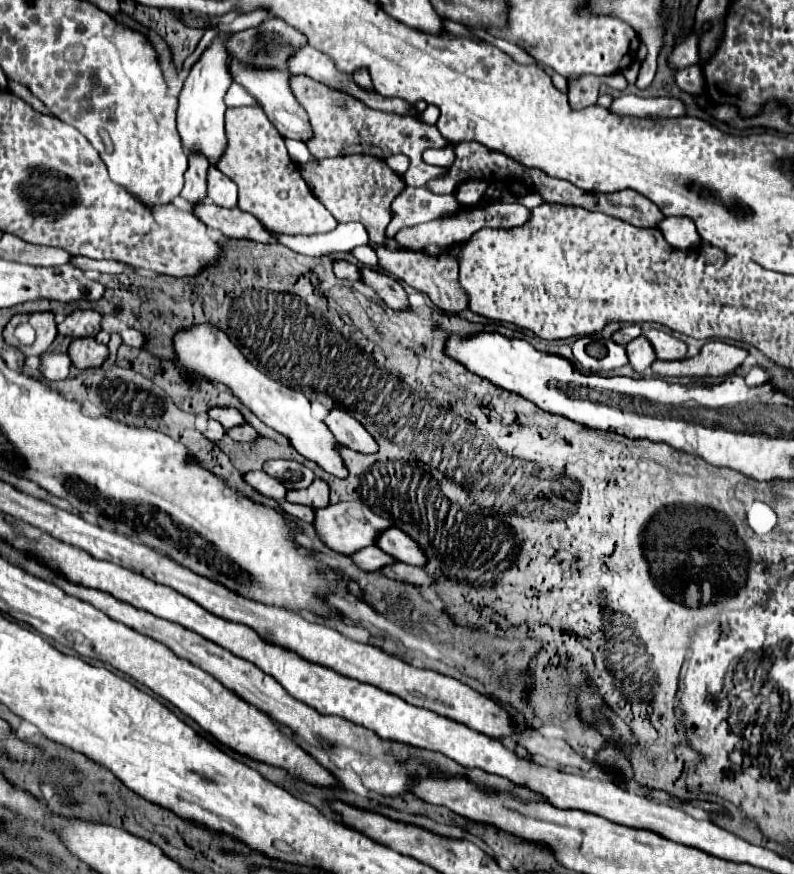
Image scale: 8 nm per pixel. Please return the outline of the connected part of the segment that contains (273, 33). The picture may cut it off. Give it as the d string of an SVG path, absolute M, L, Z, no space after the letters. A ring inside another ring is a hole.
M268 17L266 21L262 21L258 27L254 29L246 29L236 33L236 43L234 43L234 59L258 67L258 69L276 69L276 67L286 67L288 59L302 49L304 45L308 45L306 35L300 33L296 27L288 25L286 21L282 23L278 17Z

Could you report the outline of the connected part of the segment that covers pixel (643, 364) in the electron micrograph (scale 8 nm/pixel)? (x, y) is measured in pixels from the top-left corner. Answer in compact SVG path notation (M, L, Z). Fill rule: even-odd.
M636 337L626 345L626 355L628 355L628 363L632 365L634 371L642 373L644 369L650 367L650 363L656 359L654 349L650 347L650 343L646 343L646 337Z

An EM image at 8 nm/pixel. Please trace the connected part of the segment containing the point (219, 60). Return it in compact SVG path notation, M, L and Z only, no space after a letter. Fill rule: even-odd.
M226 33L226 37L216 37L208 49L200 55L200 59L192 65L184 87L178 97L178 133L182 137L182 143L188 151L200 151L204 153L210 163L214 165L222 151L226 149L226 135L224 135L224 95L228 87L232 85L232 73L230 73L230 51L226 47L226 41L232 37L232 33Z

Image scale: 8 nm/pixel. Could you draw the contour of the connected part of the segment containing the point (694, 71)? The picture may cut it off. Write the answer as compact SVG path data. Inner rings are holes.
M698 65L679 70L676 73L676 83L683 91L690 91L695 95L702 95L706 91L702 71Z

